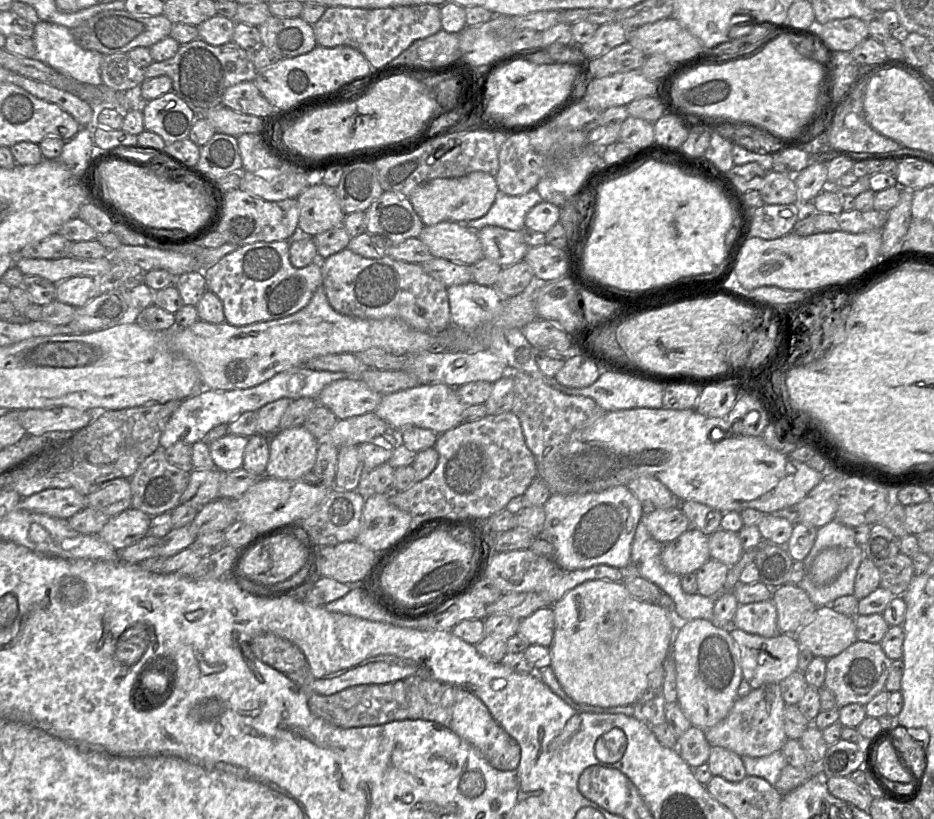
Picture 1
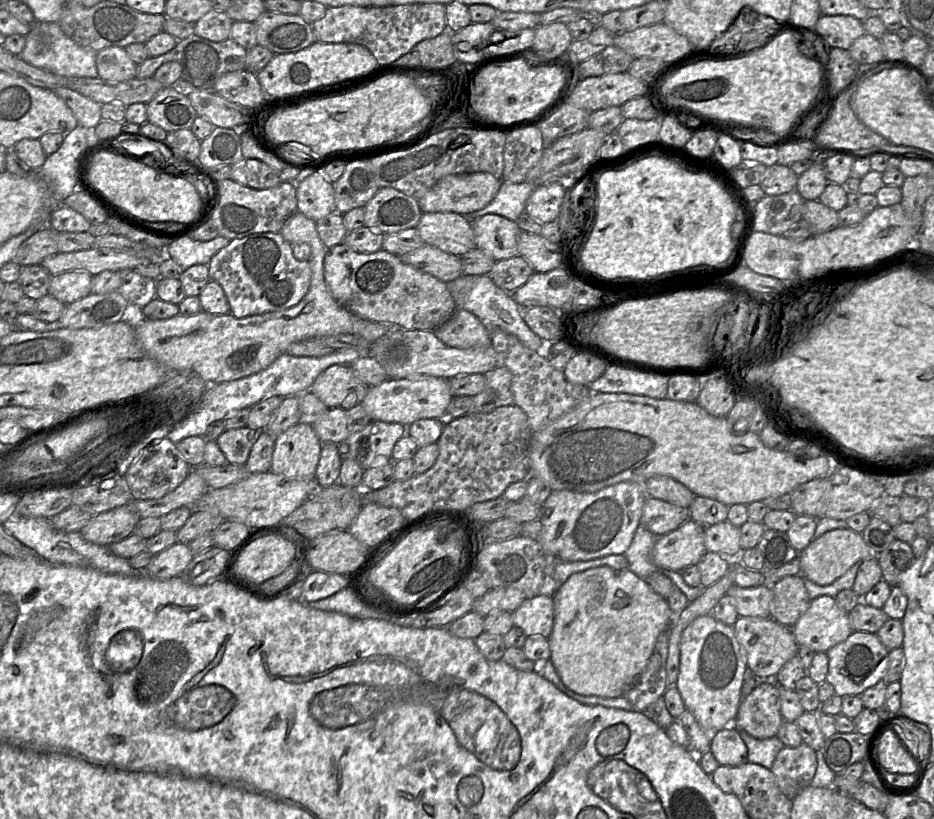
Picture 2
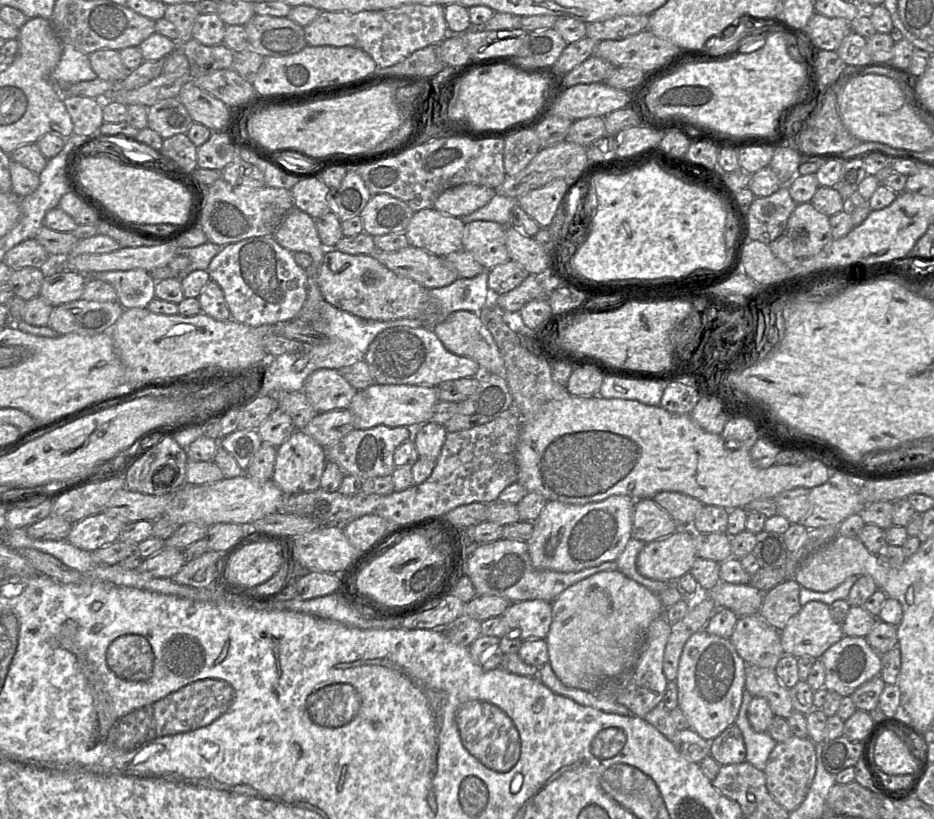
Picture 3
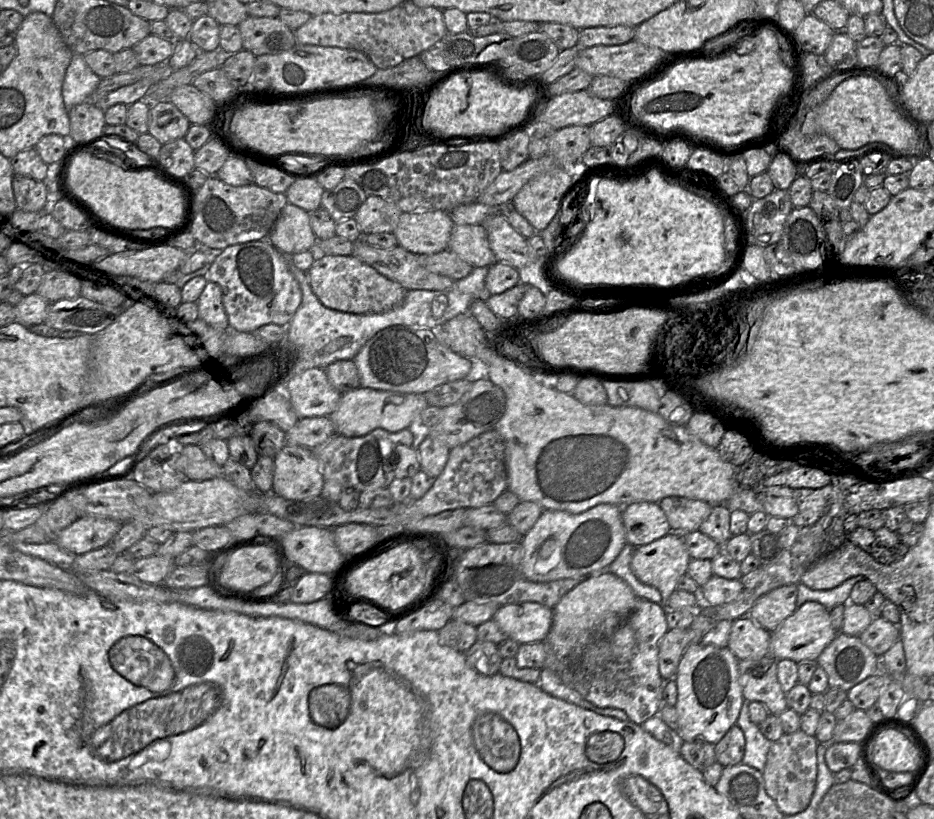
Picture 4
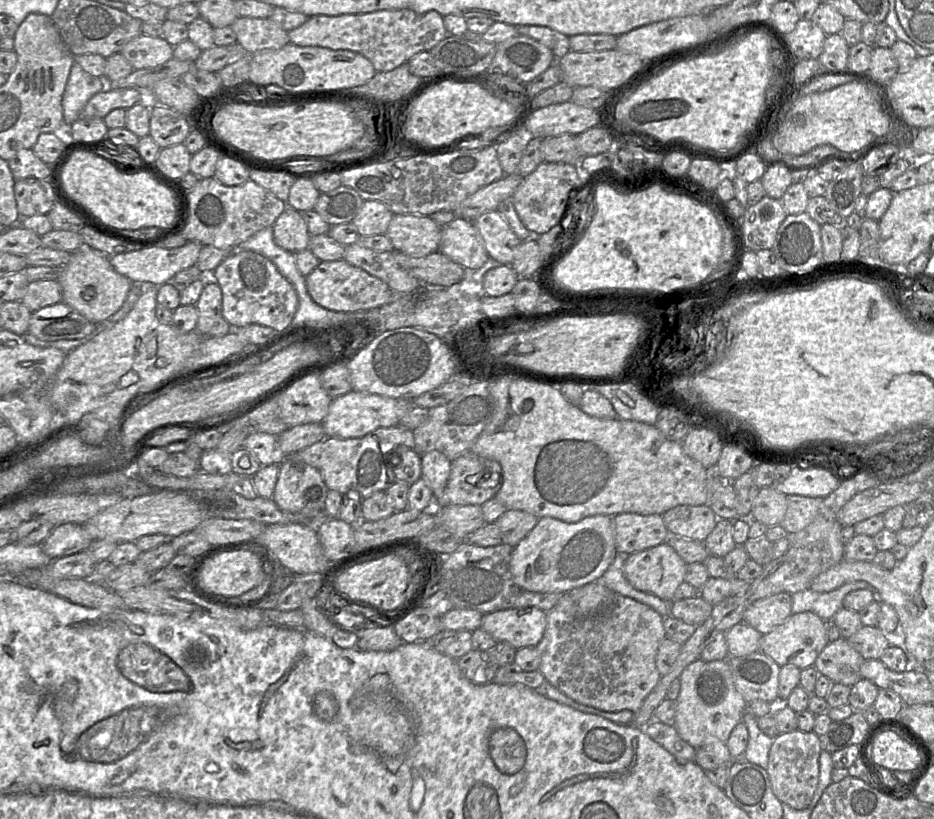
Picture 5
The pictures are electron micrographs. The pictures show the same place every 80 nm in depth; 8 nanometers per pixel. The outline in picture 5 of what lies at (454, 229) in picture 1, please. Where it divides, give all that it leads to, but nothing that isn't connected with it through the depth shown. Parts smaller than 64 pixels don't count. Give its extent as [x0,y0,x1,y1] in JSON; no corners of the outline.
[385,214,441,257]

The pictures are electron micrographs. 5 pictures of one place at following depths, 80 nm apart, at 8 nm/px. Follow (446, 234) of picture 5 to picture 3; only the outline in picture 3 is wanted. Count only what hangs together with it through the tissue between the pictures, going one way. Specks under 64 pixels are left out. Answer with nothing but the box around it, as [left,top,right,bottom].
[462,220,510,270]

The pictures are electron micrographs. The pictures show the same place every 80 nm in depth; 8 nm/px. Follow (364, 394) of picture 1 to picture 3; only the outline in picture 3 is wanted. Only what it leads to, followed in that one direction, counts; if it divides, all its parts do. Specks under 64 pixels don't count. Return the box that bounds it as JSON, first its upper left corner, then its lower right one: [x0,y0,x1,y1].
[302,368,357,413]

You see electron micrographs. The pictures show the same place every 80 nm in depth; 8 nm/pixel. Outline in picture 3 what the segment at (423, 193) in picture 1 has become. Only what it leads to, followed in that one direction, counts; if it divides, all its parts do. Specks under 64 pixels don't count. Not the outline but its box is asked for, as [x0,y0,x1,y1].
[433,184,494,218]

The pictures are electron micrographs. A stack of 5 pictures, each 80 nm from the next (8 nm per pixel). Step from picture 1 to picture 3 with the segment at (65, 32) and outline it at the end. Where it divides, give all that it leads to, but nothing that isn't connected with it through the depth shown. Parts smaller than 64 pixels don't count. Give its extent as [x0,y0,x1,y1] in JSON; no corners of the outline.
[51,44,97,91]

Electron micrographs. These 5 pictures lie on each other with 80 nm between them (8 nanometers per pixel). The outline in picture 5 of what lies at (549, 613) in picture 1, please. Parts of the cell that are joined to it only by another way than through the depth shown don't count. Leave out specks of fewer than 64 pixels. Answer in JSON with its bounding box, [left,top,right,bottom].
[481,607,547,649]

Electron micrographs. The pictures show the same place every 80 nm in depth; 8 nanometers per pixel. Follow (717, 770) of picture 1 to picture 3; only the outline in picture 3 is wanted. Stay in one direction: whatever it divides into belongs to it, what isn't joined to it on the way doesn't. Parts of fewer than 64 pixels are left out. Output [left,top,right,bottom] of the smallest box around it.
[709,725,746,765]

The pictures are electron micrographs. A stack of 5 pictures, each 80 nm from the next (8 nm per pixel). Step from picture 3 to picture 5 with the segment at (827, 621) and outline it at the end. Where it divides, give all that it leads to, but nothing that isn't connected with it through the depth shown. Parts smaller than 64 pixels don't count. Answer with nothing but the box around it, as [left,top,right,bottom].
[759,611,828,669]

